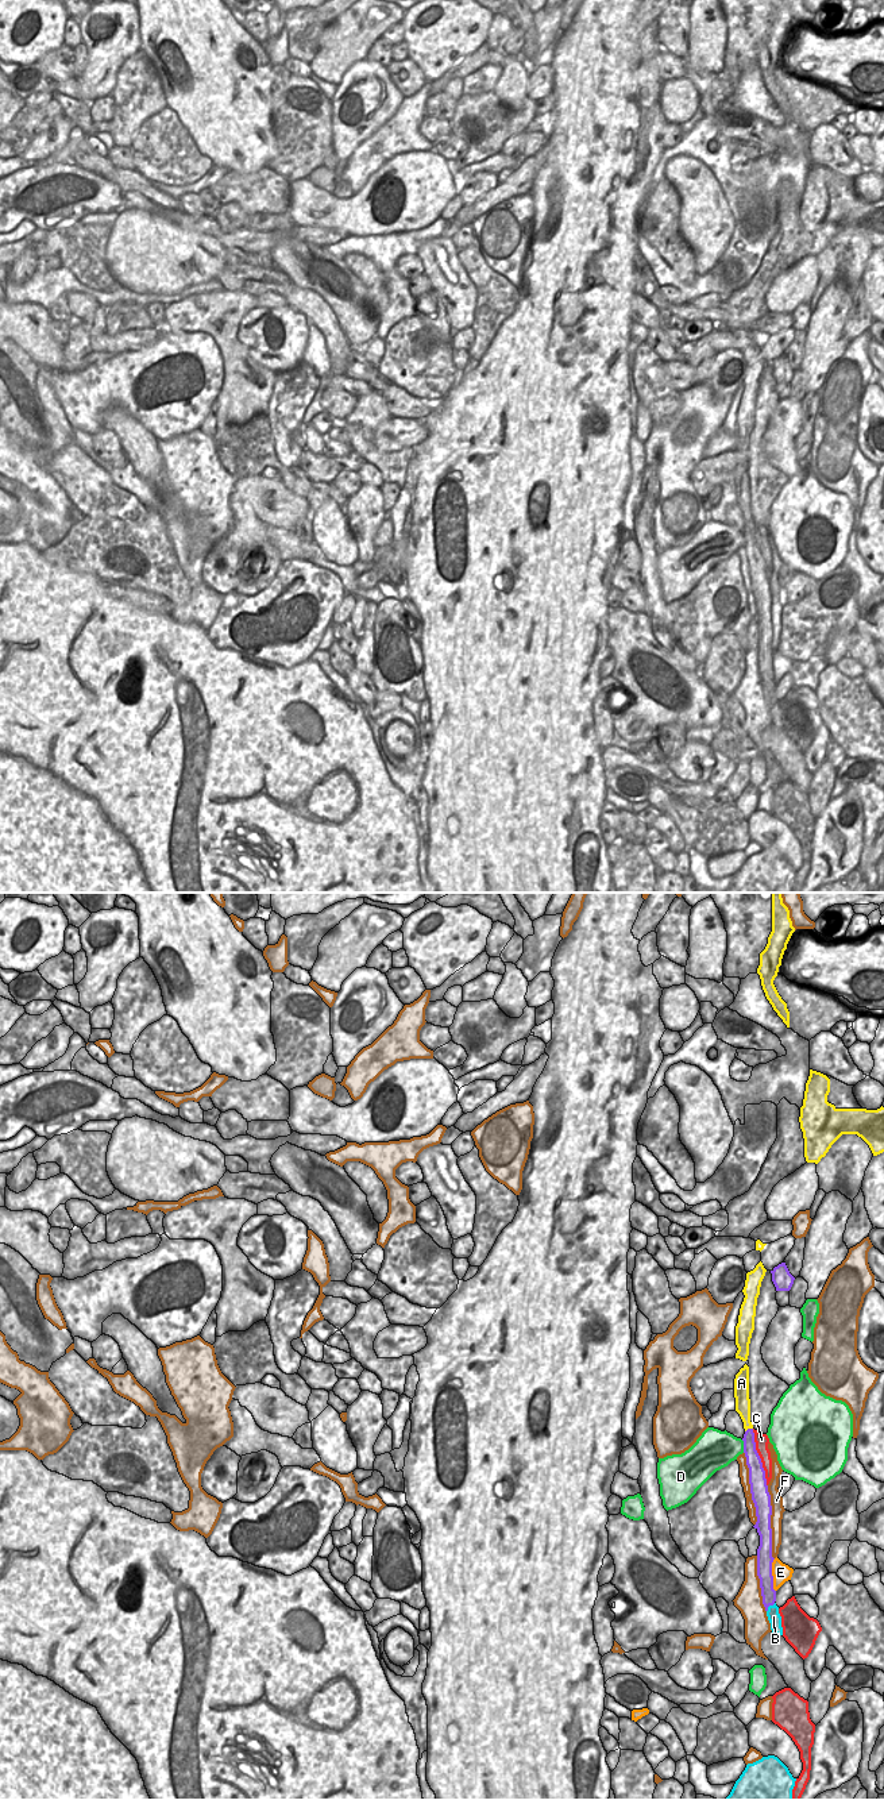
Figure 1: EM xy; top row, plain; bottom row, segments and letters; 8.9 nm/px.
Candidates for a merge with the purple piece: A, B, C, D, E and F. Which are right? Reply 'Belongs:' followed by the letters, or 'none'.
Belongs: none

